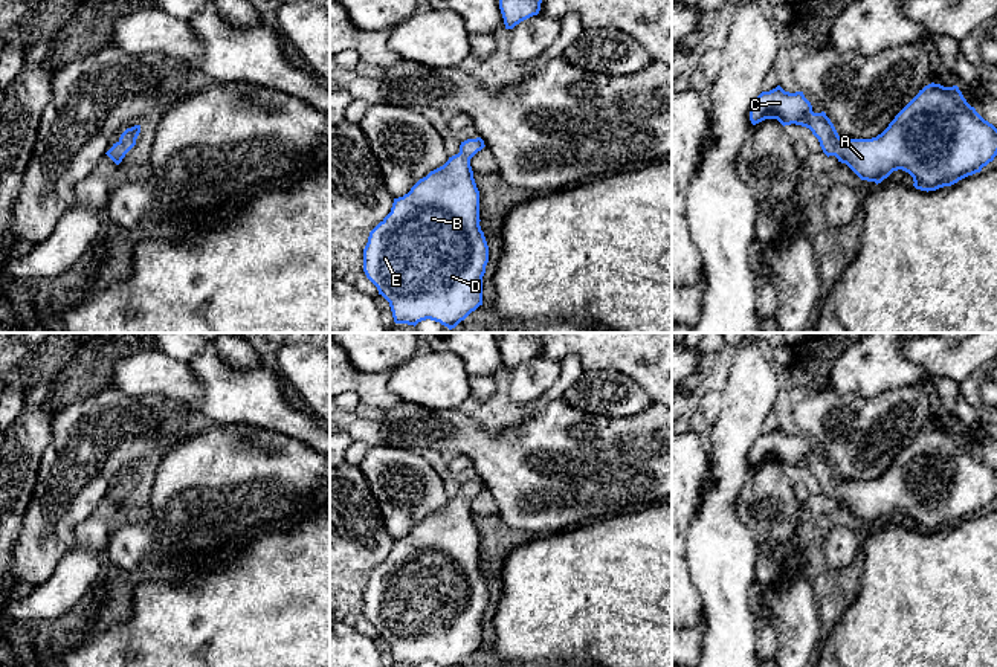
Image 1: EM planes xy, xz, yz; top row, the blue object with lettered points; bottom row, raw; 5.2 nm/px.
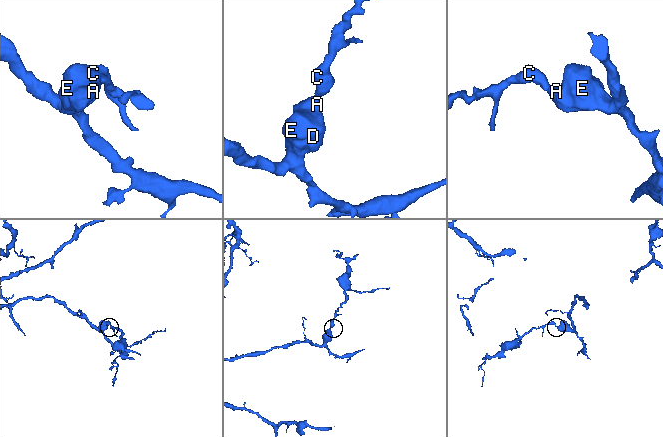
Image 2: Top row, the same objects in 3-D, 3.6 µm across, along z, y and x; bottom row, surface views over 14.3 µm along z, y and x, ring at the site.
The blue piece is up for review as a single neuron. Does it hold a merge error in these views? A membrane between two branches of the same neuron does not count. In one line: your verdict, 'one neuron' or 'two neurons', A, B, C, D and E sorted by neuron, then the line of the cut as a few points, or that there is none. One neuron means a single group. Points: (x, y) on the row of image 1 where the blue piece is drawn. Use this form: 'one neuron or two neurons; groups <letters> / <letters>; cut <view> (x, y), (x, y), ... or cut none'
one neuron; groups A B C D E; cut none

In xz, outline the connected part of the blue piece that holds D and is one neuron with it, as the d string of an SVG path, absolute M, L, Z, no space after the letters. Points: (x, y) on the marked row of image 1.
M481 137L461 142L460 153L420 179L408 194L394 198L391 212L369 232L363 249L363 272L391 307L395 324L417 325L431 319L449 330L482 305L482 276L489 263L489 246L479 226L479 191L470 159L484 148Z

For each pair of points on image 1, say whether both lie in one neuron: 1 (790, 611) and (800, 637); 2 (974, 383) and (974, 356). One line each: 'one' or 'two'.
1: one
2: two

